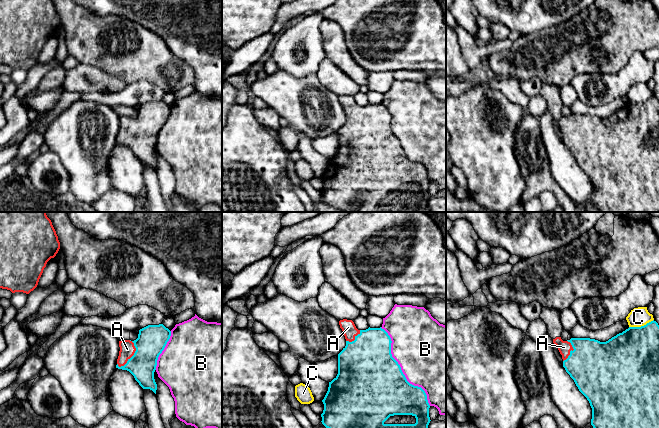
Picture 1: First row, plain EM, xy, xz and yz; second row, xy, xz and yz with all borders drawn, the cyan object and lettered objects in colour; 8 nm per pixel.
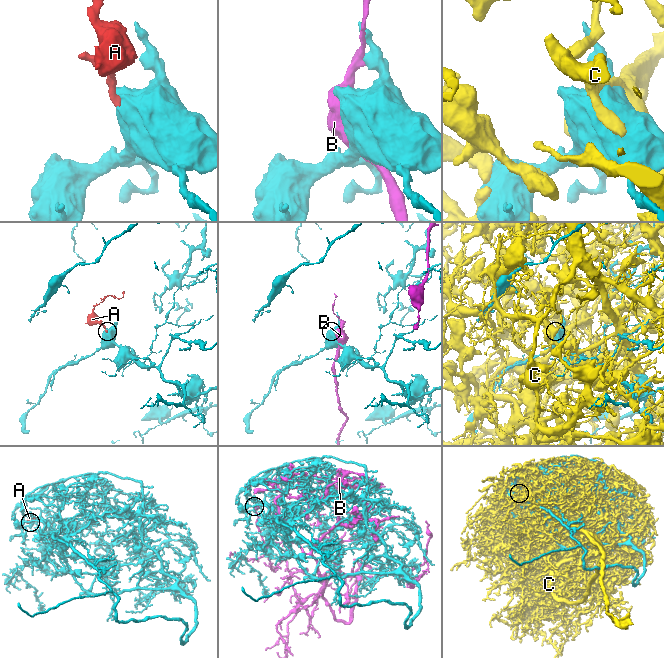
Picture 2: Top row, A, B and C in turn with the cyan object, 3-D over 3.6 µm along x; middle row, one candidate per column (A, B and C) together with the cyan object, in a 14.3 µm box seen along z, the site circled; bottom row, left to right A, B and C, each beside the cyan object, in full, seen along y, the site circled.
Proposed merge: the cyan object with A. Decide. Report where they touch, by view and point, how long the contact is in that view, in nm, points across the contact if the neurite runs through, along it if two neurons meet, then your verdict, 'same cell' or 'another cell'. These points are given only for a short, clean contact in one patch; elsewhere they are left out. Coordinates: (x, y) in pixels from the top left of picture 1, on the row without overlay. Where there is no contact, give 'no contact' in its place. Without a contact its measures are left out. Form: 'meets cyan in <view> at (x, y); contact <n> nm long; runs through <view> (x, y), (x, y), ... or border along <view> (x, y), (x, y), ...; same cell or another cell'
meets cyan in xy at (133, 131); contact 240 nm long; runs through xy (152, 115), (133, 131), (127, 125); same cell

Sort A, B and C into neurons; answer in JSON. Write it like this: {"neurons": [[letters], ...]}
{"neurons": [["A"], ["B"], ["C"]]}

